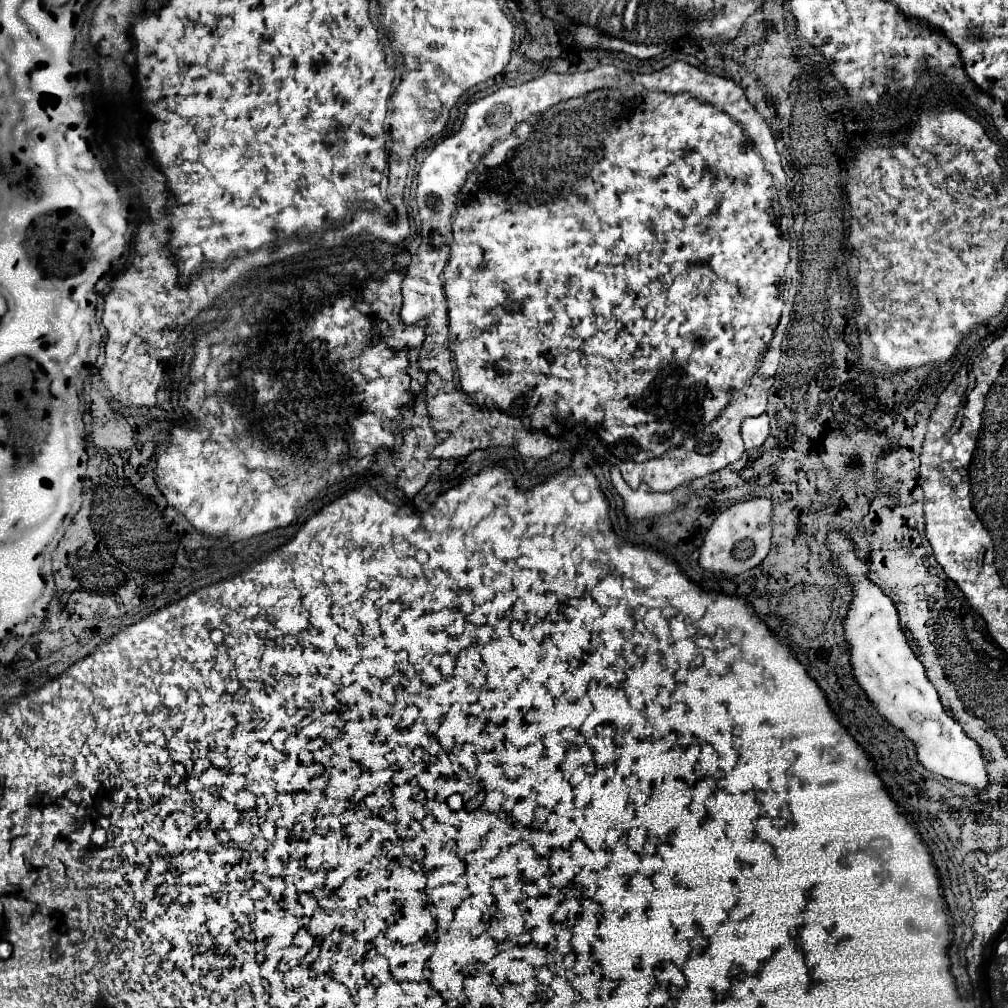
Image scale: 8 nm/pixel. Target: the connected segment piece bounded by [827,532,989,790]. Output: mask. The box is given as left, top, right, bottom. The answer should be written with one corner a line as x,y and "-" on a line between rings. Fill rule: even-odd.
831,532
827,536
827,544
833,556
839,558
837,564
845,570
851,584
855,586
853,602
845,618
845,640
851,648
855,680
867,692
879,714
895,728
901,728
909,740
913,740
919,762
927,770
985,790
989,782
985,762
981,758
981,748
943,710
935,688
925,676
923,664
915,658
905,640
893,602
867,580
867,564
855,556
855,546
845,532

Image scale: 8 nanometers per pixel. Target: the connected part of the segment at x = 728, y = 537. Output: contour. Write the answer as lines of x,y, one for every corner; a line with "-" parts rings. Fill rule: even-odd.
751,498
719,514
711,524
709,532
705,534
699,556
701,568
725,574
743,574
761,564
771,548
771,532
773,532
771,516
773,516
773,502
769,498

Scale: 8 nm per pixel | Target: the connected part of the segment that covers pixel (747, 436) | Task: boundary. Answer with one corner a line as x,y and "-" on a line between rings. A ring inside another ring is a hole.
761,414
757,418
747,418
747,422
743,422
743,426
741,426
741,434
743,434
743,442
745,442
747,450
763,446
763,442
769,436
769,418
767,418
767,414

